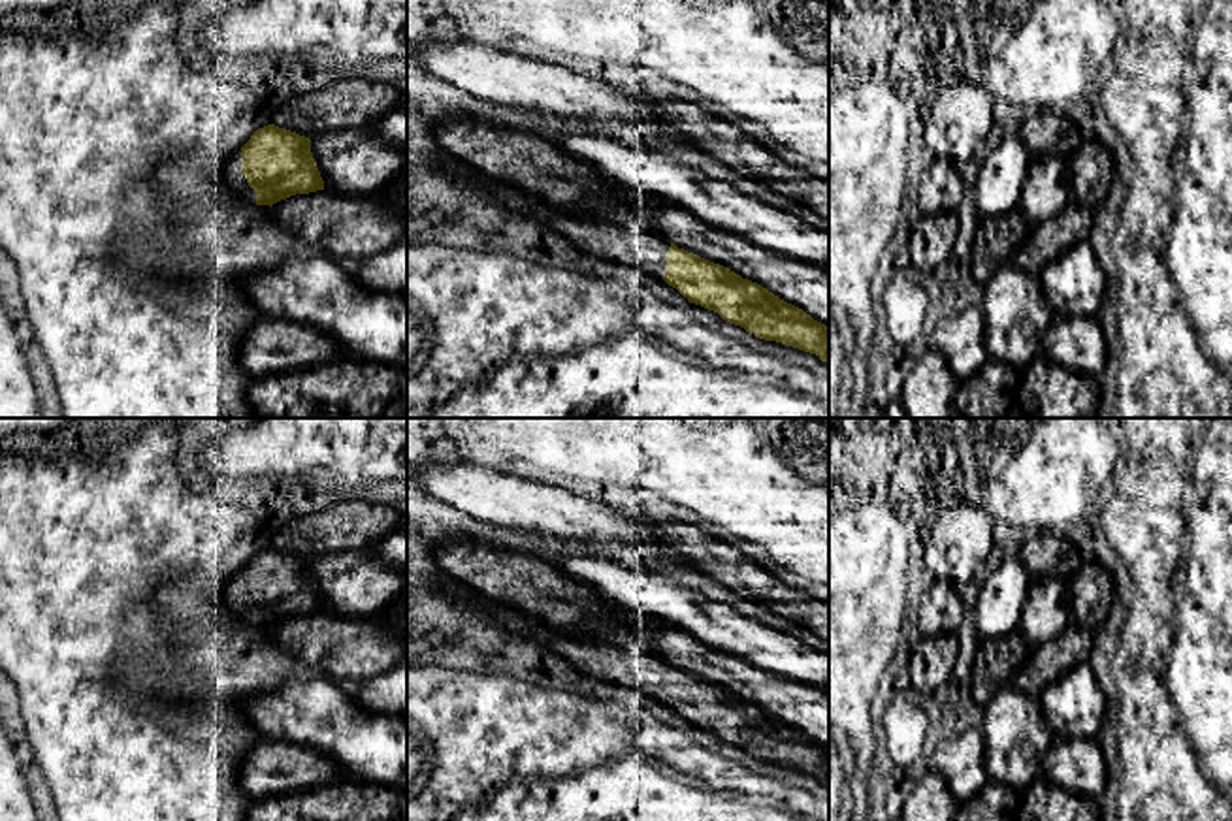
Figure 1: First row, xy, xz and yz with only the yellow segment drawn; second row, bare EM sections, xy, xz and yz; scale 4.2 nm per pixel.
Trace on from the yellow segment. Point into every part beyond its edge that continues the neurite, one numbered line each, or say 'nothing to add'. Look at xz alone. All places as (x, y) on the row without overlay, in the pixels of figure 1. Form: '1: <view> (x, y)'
1: xz (645, 673)

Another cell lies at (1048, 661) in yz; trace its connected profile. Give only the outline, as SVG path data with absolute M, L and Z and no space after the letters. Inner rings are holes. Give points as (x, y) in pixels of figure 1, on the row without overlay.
M1068 623L1055 638L1034 646L1030 657L1013 672L1012 685L1038 699L1042 691L1091 655L1094 636L1078 623Z

